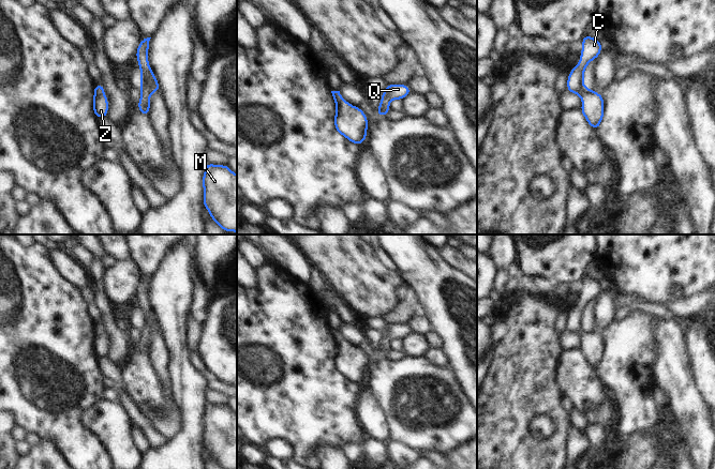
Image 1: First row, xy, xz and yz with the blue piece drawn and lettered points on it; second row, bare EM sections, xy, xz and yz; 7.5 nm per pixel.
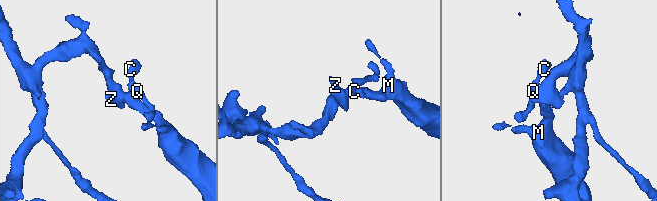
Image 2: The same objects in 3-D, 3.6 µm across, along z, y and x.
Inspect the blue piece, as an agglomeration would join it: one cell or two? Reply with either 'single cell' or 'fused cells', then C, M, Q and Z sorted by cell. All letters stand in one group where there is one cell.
single cell; C M Q Z

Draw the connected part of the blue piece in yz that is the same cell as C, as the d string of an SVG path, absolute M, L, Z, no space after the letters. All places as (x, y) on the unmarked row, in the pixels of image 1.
M585 275L582 282L582 291L580 294L580 301L577 306L569 312L567 319L567 330L571 333L578 334L582 339L581 351L585 357L587 363L595 369L597 369L601 363L605 348L604 338L601 334L598 334L592 329L586 329L584 320L584 311L587 304L596 299L601 292L600 281Z

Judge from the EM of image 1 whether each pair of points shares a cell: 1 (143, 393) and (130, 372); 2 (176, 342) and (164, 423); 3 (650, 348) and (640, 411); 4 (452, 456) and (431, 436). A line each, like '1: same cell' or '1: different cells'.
1: same cell
2: different cells
3: same cell
4: different cells

